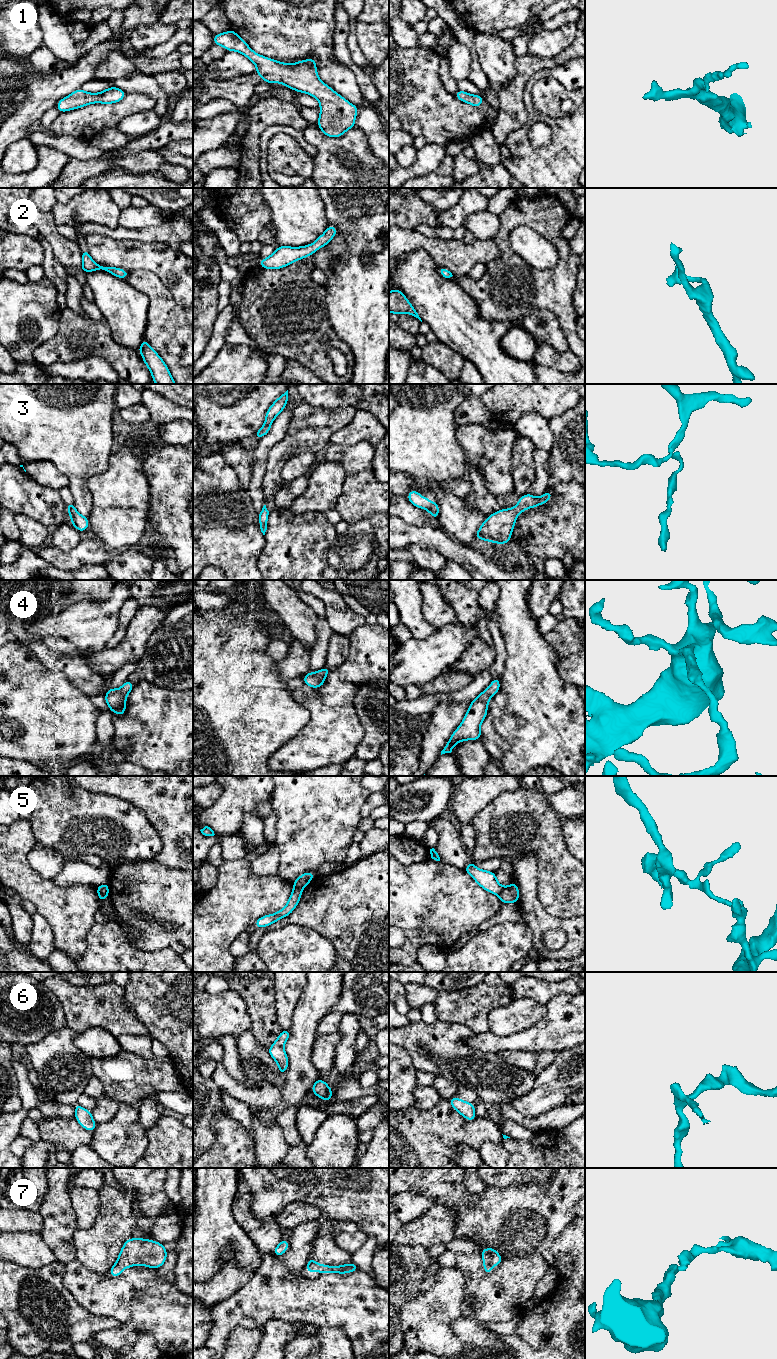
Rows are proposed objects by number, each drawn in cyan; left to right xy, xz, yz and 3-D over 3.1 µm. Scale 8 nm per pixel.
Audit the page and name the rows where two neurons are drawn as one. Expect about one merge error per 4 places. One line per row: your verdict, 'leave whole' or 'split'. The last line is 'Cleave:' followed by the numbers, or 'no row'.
1: leave whole
2: leave whole
3: split
4: leave whole
5: split
6: leave whole
7: leave whole
Cleave: 3, 5

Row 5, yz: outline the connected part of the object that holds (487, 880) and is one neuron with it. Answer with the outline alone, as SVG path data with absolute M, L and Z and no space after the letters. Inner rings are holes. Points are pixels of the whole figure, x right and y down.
M473 862L469 864L464 869L476 882L487 892L499 896L503 890L503 887L498 883L495 872L480 870Z

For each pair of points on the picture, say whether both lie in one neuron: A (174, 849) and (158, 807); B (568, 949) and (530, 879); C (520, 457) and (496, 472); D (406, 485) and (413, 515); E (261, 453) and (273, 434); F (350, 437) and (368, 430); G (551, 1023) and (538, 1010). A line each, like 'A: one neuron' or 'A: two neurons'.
A: one neuron
B: one neuron
C: two neurons
D: one neuron
E: one neuron
F: one neuron
G: two neurons

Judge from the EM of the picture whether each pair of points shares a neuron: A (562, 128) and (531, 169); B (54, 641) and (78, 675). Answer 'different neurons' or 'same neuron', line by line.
A: same neuron
B: different neurons

